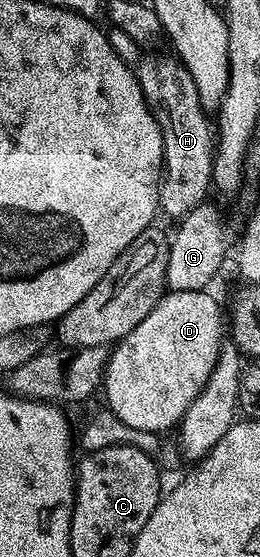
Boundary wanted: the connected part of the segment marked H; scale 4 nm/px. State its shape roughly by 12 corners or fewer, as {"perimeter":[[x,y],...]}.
{"perimeter":[[176,55],[135,65],[163,134],[160,211],[186,216],[213,183],[215,128]]}

